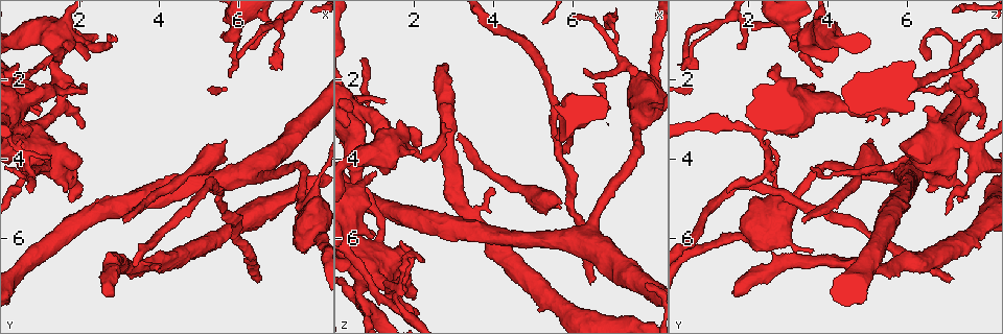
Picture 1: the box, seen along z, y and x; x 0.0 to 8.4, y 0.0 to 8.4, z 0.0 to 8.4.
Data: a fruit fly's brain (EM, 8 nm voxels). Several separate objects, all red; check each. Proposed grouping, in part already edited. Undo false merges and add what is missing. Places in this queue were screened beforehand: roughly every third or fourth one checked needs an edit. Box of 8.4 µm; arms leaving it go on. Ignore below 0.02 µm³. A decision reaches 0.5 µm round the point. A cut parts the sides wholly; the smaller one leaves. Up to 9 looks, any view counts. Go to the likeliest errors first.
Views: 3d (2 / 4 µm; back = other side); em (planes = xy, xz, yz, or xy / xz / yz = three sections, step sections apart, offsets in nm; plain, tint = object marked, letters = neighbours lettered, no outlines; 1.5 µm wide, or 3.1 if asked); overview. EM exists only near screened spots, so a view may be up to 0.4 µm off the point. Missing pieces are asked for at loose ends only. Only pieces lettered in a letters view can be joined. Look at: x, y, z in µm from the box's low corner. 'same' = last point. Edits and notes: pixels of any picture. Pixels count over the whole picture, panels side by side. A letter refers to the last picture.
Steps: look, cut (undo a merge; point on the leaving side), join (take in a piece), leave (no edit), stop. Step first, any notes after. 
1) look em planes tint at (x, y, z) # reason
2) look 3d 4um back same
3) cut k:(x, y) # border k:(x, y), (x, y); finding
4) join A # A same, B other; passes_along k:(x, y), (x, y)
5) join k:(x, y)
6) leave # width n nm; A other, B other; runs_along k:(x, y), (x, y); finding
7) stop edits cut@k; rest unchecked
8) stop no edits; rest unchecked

look 3d 4um at (6.40, 7.10, 7.15) # branch stops here

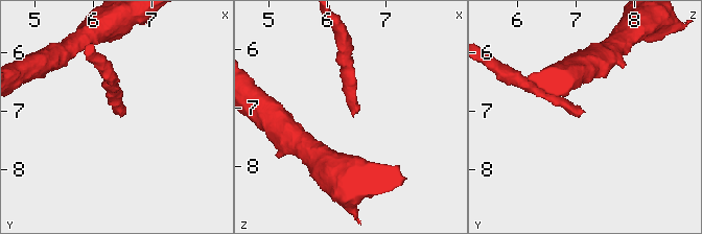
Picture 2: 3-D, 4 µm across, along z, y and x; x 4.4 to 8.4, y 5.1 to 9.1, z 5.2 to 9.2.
look em xz step 8 tint at (6.40, 7.05, 7.15) # now the EM

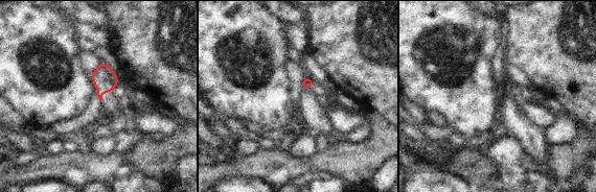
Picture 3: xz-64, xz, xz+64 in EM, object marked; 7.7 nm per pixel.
look em planes letters same # cut it another way

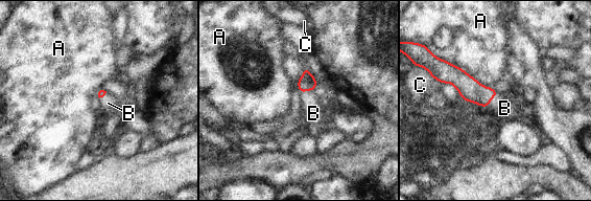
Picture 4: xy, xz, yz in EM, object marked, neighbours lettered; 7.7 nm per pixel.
join B # A other, B same, C other; passes_along 4:(471, 90), (491, 98), (504, 108); the cell continues

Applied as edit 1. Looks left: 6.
look overview

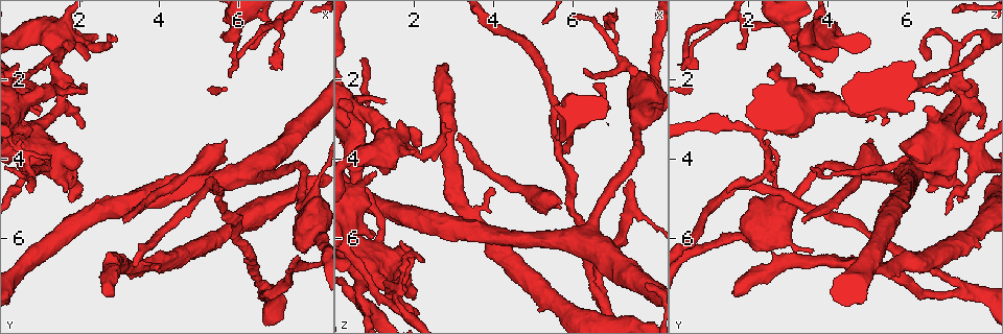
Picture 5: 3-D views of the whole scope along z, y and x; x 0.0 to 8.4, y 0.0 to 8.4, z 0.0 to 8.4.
look em planes tint at (1.55, 1.10, 7.45) # a fork

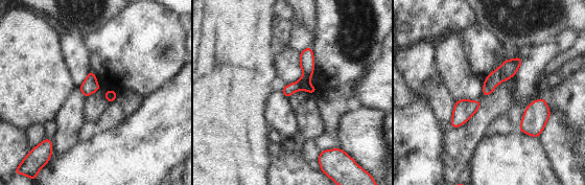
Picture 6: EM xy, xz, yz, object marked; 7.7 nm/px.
look em planes letters same # what lies round it

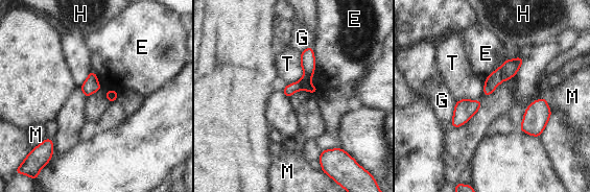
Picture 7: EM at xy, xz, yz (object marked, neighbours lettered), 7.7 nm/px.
cut 7:(292, 88) # E other, G other, H other, M other, T other; border 7:(298, 81), (303, 89); two cells meet here

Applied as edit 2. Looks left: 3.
look em planes letters at (2.85, 7.40, 1.55) # long arm stops here

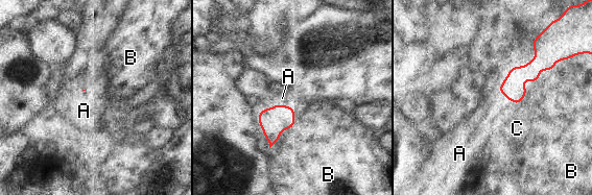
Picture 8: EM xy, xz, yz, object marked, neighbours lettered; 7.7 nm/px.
join A # longest_contact B 460 nm; A same, B other, C other; it goes on there

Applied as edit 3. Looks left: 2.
stop edits join@4, cut@7, join@8; rest unchecked

